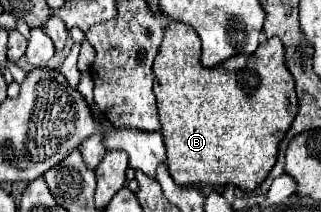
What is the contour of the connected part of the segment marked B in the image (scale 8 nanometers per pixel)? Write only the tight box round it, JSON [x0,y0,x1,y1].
[154,20,298,192]

